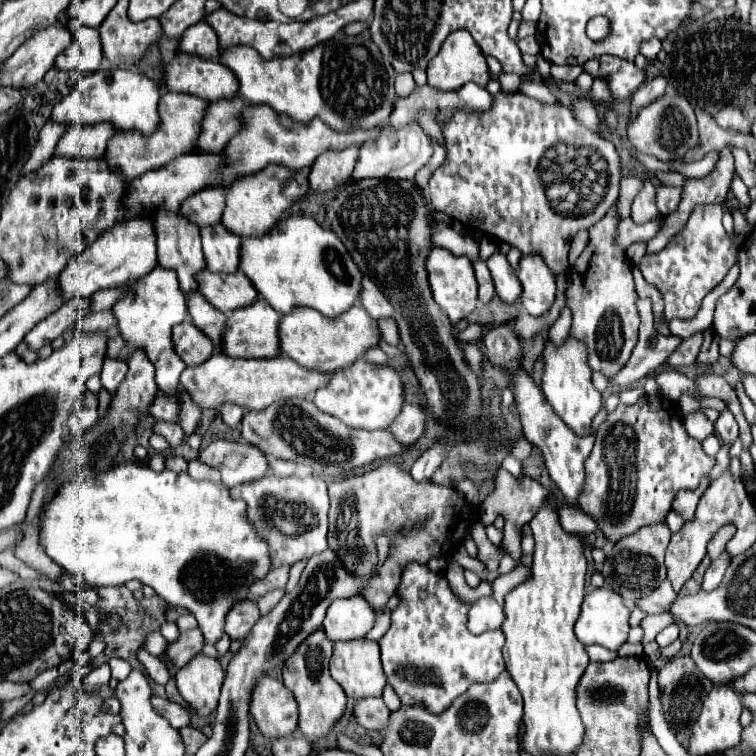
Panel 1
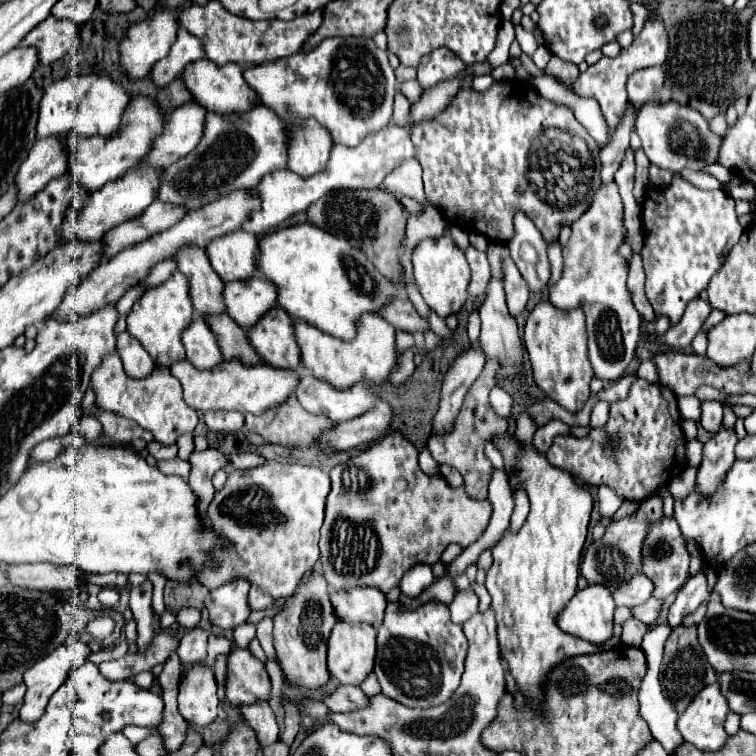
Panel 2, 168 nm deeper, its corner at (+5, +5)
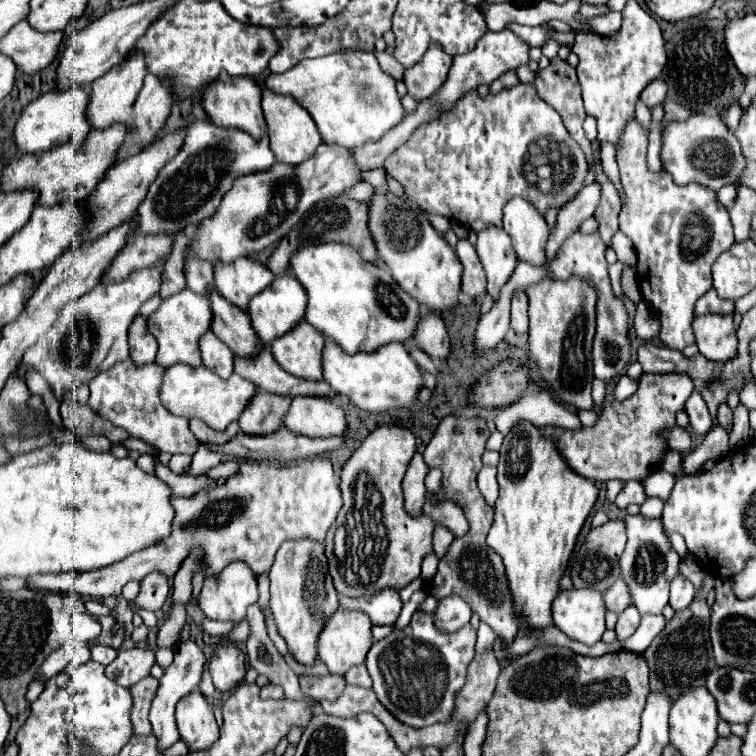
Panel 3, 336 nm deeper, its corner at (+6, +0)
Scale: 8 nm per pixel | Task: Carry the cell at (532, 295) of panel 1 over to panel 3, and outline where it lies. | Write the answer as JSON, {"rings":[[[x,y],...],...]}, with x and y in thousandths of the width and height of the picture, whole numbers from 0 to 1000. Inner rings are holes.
{"rings":[[[677,262],[667,272],[667,304],[675,310],[685,344],[717,352],[722,347],[722,317],[728,302],[720,286],[693,262]]]}

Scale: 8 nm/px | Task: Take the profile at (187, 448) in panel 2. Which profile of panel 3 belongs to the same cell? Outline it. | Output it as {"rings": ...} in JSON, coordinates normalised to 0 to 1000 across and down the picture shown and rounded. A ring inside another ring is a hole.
{"rings":[[[228,603],[225,606],[225,611],[222,611],[222,619],[228,622],[228,624],[233,624],[233,627],[241,627],[246,619],[249,619],[249,614],[251,614],[251,608],[254,608],[254,603]]]}

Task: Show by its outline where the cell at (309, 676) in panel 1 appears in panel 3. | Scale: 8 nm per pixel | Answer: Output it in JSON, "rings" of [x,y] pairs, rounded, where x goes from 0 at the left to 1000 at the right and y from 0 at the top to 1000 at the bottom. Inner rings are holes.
{"rings":[[[410,712],[376,717],[357,751],[357,804],[365,817],[368,833],[376,841],[384,865],[399,878],[415,878],[418,844],[429,831],[434,815],[447,804],[447,788],[434,759],[434,741],[429,733],[429,717]]]}

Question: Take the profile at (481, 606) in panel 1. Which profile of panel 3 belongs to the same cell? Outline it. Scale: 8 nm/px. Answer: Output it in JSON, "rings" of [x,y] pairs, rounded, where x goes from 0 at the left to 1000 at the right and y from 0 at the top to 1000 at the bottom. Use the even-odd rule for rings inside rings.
{"rings":[[[608,788],[585,791],[574,807],[577,831],[587,839],[606,836],[614,825],[622,823],[622,815],[624,815],[624,807]]]}

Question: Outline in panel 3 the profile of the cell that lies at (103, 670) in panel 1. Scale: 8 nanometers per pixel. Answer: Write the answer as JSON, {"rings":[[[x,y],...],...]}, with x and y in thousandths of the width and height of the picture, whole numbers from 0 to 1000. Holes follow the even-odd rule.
{"rings":[[[185,857],[159,860],[156,870],[140,881],[140,892],[153,905],[172,910],[180,902],[185,902],[188,897],[193,897],[198,892],[201,881],[204,881],[201,878],[201,860],[185,860]]]}

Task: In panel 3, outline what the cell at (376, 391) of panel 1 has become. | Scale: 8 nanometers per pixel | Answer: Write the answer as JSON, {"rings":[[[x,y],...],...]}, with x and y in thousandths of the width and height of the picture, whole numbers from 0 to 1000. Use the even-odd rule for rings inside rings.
{"rings":[[[386,526],[373,563],[407,579],[439,579],[458,569],[458,550],[450,534],[434,526]]]}

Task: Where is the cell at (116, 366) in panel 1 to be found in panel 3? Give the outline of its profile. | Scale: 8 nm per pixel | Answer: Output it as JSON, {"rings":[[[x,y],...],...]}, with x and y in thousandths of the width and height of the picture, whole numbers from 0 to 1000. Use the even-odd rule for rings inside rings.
{"rings":[[[172,474],[164,479],[153,479],[146,489],[119,503],[116,537],[135,553],[143,553],[148,561],[164,566],[172,577],[196,585],[212,598],[254,603],[262,595],[262,582],[257,574],[251,574],[249,556],[230,550],[212,534],[209,513],[214,505],[214,495],[217,487],[212,487],[206,479],[188,484],[180,484]]]}

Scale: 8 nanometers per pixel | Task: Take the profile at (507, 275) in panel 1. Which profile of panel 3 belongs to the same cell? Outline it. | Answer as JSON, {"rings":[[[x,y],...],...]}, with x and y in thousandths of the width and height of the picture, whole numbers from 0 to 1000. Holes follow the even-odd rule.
{"rings":[[[688,384],[677,394],[677,415],[675,415],[675,431],[683,442],[698,439],[698,394],[696,386]]]}

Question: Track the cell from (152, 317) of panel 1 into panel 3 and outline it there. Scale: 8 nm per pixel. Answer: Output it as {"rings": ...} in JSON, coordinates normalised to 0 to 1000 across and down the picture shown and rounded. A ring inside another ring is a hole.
{"rings":[[[251,381],[220,394],[214,399],[214,405],[196,421],[196,434],[201,437],[201,442],[209,450],[209,471],[206,471],[206,481],[212,484],[228,484],[233,479],[243,479],[249,484],[267,484],[267,474],[265,474],[265,460],[262,452],[265,447],[278,439],[278,429],[280,429],[280,407],[278,407],[278,397],[267,389],[257,389]]]}

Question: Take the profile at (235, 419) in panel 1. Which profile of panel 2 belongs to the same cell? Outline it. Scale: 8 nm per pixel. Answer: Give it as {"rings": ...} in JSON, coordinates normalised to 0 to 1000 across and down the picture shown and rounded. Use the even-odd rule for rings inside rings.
{"rings":[[[274,544],[271,560],[279,570],[313,573],[321,567],[321,549],[313,544]]]}

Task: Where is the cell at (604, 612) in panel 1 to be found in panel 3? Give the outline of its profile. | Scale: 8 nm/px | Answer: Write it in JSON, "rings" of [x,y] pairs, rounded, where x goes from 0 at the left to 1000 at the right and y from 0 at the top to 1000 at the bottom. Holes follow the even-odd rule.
{"rings":[[[741,780],[730,796],[733,828],[754,847],[775,854],[783,854],[796,844],[802,833],[799,812],[799,794],[791,780]]]}

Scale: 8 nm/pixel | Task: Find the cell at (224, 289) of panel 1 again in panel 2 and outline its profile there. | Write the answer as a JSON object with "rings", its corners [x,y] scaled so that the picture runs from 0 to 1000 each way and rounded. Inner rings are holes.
{"rings":[[[335,364],[329,372],[298,374],[295,398],[300,417],[308,419],[319,433],[329,433],[351,411],[356,411],[356,406],[366,403],[366,388],[361,374]]]}

